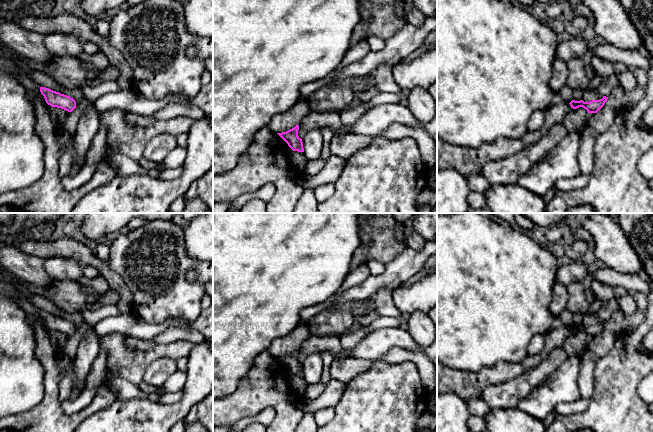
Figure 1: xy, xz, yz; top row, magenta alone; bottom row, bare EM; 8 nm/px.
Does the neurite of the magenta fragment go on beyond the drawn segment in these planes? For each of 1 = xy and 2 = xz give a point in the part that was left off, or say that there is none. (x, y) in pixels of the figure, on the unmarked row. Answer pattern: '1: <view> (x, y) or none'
1: none
2: none

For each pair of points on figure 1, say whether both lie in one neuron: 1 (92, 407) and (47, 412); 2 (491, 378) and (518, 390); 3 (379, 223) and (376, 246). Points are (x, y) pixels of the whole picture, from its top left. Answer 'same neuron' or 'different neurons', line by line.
1: same neuron
2: different neurons
3: same neuron

